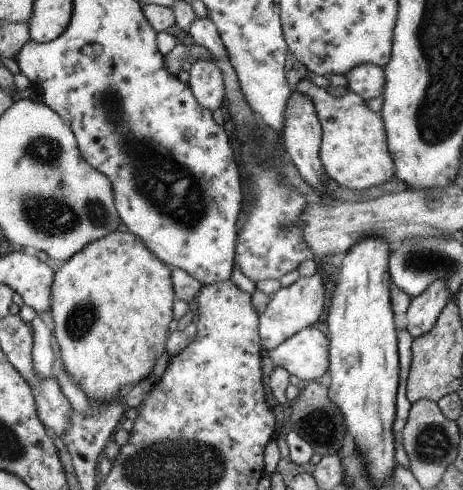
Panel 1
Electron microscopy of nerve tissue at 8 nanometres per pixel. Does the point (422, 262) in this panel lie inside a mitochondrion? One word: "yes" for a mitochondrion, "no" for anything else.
yes

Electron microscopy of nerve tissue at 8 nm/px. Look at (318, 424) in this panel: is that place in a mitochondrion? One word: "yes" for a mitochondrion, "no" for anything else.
yes

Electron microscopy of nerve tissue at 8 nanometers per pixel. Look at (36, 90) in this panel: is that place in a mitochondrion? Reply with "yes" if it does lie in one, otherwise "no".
no

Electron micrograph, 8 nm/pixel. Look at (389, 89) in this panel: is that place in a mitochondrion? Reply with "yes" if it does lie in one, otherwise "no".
no

